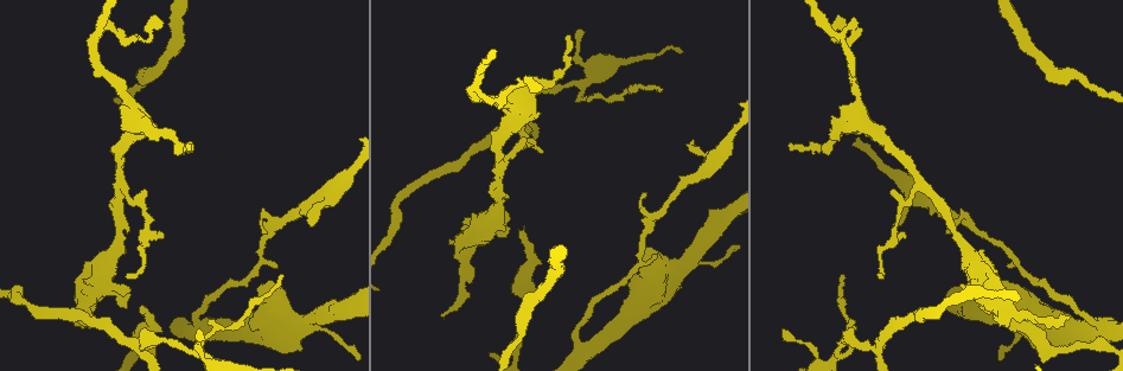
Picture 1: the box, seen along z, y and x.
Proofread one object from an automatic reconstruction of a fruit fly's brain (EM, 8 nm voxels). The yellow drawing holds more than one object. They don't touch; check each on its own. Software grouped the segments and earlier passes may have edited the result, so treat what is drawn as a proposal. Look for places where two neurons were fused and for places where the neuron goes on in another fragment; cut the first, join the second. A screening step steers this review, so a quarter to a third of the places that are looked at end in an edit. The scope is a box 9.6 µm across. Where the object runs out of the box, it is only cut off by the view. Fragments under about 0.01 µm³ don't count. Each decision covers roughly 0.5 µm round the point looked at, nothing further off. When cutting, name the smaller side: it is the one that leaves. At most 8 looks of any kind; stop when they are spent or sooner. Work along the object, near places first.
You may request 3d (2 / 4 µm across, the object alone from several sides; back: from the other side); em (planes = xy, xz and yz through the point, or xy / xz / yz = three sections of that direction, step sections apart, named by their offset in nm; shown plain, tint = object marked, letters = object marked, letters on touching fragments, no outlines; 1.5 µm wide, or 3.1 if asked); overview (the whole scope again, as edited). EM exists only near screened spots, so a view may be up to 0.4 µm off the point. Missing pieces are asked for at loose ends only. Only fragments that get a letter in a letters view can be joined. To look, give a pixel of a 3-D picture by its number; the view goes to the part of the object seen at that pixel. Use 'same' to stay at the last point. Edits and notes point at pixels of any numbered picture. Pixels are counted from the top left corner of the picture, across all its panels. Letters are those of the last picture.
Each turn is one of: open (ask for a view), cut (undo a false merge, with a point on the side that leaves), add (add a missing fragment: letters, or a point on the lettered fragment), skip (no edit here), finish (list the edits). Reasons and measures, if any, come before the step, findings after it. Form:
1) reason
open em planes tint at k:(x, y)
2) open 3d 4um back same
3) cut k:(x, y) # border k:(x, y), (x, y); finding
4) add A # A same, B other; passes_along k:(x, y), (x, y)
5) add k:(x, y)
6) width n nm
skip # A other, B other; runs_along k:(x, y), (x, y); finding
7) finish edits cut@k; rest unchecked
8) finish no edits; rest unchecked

three arms meet
open 3d 4um at 1:(95, 35)

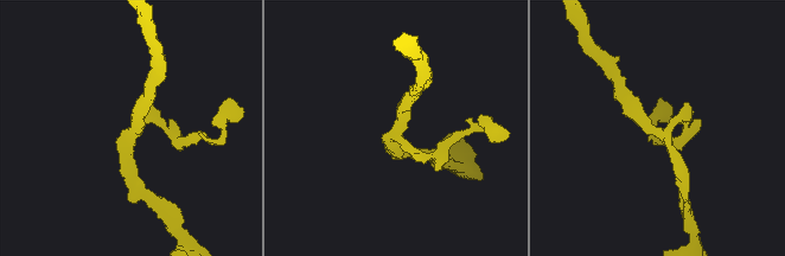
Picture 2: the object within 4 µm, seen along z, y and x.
arms 3; shape alone is not enough
open em yz step 8 tint at 2:(668, 133)

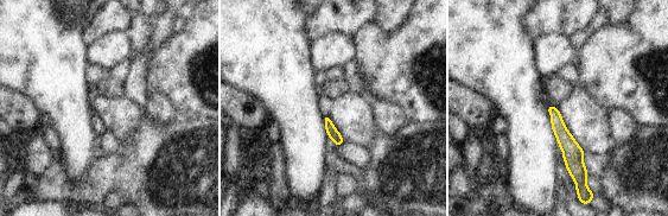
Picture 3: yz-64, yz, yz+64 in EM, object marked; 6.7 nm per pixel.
open em planes letters same

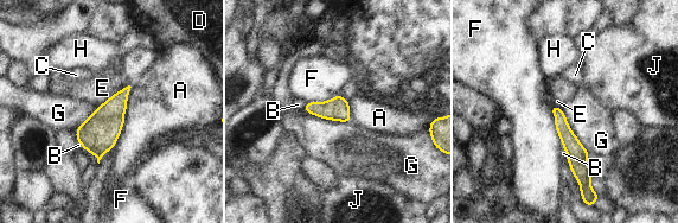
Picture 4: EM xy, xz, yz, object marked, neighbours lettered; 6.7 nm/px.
skip # A other, B other, C other, D other, E other, F other, G other, H other, J other; border 4:(552, 103), (589, 152); all the same neuron

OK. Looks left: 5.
free end
open em planes letters at 1:(576, 30)

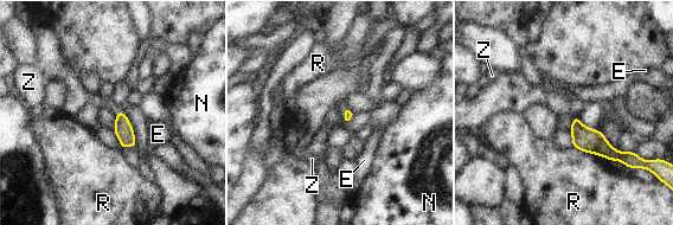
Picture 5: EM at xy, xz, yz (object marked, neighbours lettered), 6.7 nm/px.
skip # E other, N other, R other, Z other; border 5:(572, 147), (602, 155), (607, 160); none of them fits

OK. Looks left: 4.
branch stops here
open em planes letters at 1:(643, 196)

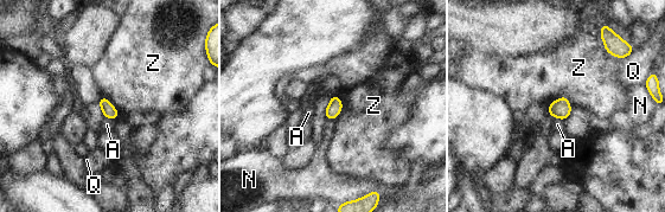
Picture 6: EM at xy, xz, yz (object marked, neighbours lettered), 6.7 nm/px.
skip # A other, N other, Q other, Z other; border 6:(332, 95), (325, 110), (326, 120); none of them fits

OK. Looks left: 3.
finish no edits; rest unchecked

